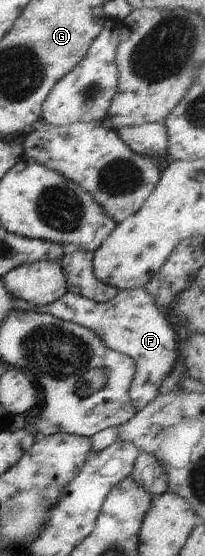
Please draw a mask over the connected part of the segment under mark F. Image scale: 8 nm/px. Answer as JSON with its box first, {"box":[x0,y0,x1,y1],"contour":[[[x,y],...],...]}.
{"box":[25,288,177,413],"contour":[[[144,288],[119,290],[109,301],[96,302],[69,291],[63,298],[46,306],[27,305],[25,311],[49,314],[93,330],[112,350],[129,356],[134,361],[134,376],[128,394],[135,413],[143,409],[160,394],[161,384],[173,369],[177,350],[177,334]]]}

